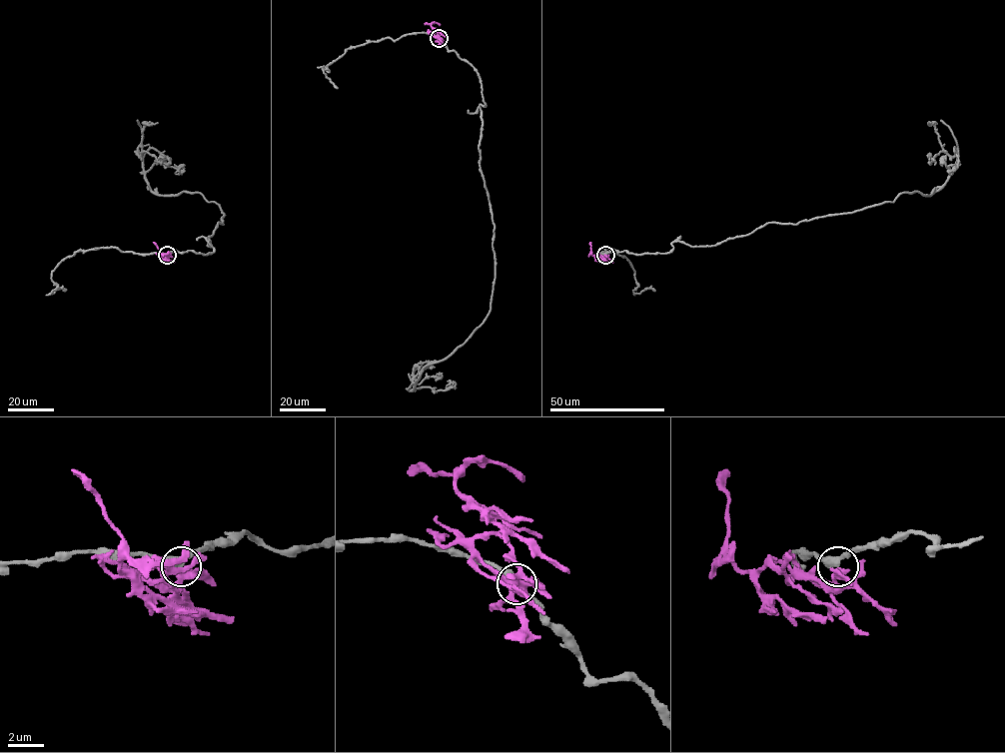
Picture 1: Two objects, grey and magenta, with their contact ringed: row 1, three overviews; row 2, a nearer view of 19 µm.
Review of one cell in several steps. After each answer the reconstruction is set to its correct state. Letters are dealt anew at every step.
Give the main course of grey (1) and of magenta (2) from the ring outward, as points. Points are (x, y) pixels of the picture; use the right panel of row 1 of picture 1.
1: (605, 255), (667, 253), (674, 241), (716, 246), (768, 223), (930, 195), (956, 163), (954, 148), (952, 173)
2: (605, 255), (592, 255), (590, 242)

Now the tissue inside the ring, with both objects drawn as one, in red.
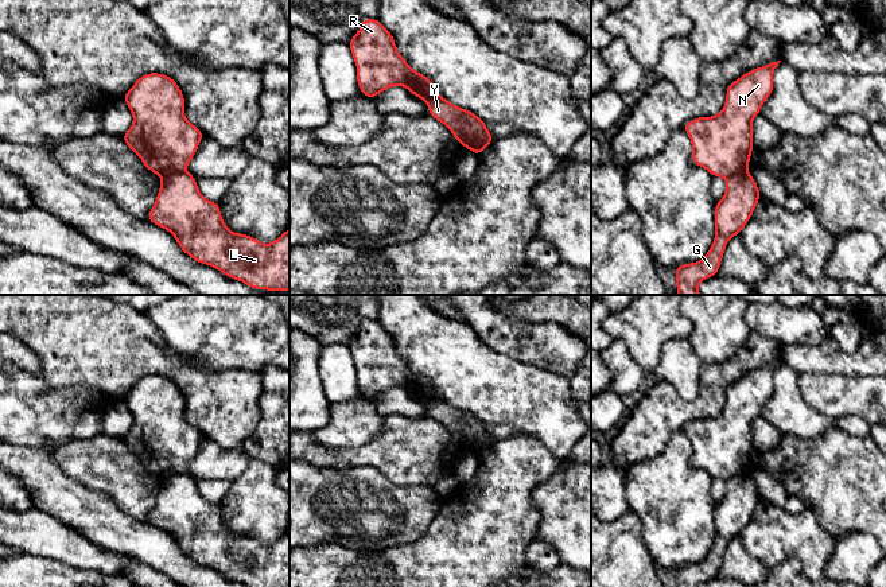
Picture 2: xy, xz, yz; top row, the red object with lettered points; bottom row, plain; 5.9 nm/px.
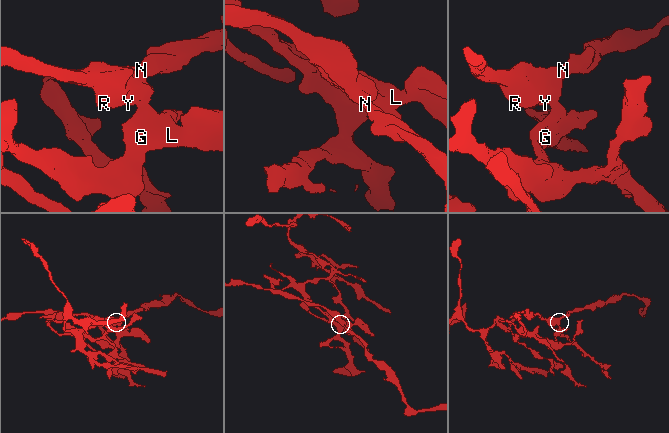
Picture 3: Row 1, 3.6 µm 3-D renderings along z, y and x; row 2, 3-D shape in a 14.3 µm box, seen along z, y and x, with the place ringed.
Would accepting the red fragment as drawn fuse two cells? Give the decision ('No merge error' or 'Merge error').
Merge error

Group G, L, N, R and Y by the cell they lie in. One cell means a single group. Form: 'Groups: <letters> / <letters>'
Groups: G L / N R Y

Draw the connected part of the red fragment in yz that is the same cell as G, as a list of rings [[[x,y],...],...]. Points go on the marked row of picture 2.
[[[749,170],[727,179],[726,193],[715,205],[715,240],[697,263],[675,268],[679,295],[700,295],[699,283],[716,276],[728,240],[741,234],[751,218],[761,193]]]

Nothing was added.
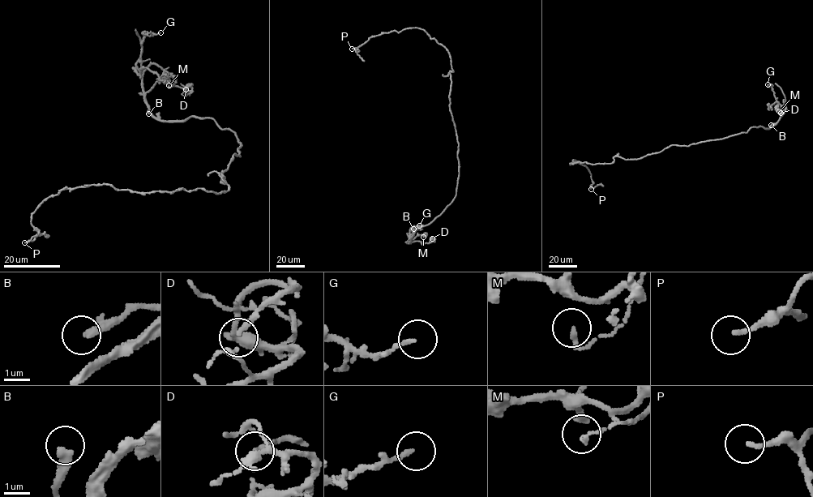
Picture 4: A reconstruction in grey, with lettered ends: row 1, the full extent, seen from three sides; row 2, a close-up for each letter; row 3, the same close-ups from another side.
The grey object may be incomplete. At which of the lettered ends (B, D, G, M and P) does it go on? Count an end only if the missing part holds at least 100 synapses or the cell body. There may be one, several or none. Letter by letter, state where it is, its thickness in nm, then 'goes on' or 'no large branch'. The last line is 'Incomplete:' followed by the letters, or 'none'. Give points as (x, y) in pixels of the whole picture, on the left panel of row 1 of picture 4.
B: place (148, 113); calibre 360 nm; no large branch
D: place (186, 89); calibre 190 nm; no large branch
G: place (160, 32); calibre 140 nm; no large branch
M: place (169, 85); calibre 190 nm; no large branch
P: place (24, 242); calibre 160 nm; no large branch
Incomplete: none

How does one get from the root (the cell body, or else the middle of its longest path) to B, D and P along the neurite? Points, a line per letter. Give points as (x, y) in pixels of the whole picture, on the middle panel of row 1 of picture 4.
B: (450, 109), (458, 143), (455, 195), (430, 223), (419, 227), (413, 233), (413, 229)
D: (450, 109), (458, 143), (455, 195), (438, 216), (416, 230), (410, 242), (429, 242), (434, 239), (432, 238)
P: (450, 109), (453, 70), (449, 53), (423, 29), (382, 32), (355, 49), (358, 51), (352, 49)

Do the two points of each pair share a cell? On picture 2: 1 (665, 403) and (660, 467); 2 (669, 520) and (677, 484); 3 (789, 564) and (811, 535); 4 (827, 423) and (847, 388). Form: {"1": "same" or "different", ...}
{"1": "different", "2": "same", "3": "different", "4": "different"}

